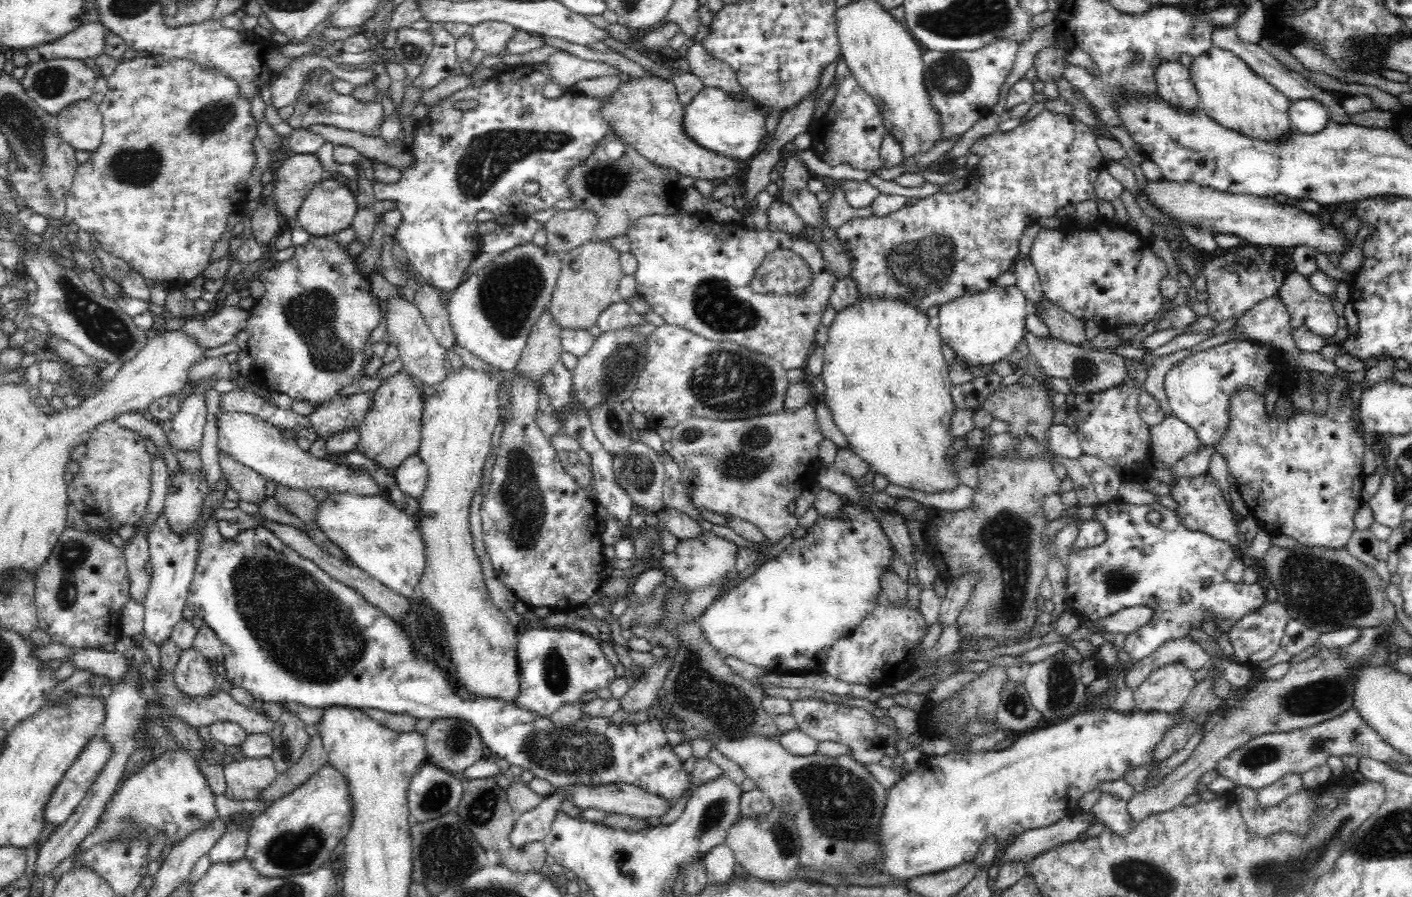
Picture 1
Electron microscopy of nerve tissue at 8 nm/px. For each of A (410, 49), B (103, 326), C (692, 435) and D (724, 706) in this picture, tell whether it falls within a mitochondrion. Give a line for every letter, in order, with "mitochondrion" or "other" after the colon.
A: mitochondrion
B: mitochondrion
C: mitochondrion
D: mitochondrion

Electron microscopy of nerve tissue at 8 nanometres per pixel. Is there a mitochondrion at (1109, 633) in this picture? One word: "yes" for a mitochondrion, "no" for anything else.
no

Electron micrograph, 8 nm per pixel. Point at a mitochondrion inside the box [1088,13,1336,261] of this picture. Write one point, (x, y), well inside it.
(1135, 59)

